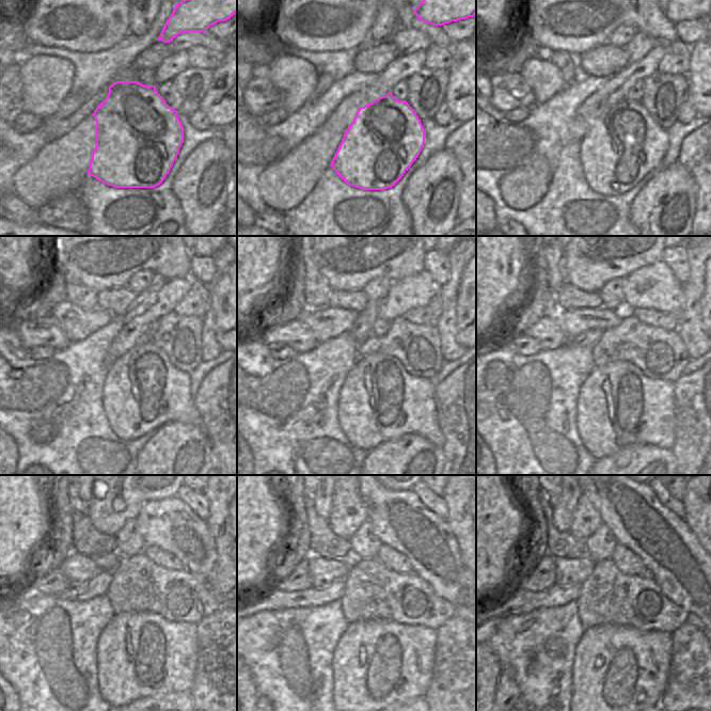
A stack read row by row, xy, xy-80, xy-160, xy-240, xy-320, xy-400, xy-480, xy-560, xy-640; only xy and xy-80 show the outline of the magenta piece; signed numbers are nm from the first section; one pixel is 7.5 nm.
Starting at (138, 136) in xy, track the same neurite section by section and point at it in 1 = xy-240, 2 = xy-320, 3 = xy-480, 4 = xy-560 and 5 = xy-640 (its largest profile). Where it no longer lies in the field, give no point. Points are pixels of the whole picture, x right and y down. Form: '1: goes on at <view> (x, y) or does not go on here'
1: goes on at xy-240 (143, 391)
2: goes on at xy-320 (379, 400)
3: goes on at xy-480 (139, 656)
4: goes on at xy-560 (376, 664)
5: goes on at xy-640 (617, 670)

